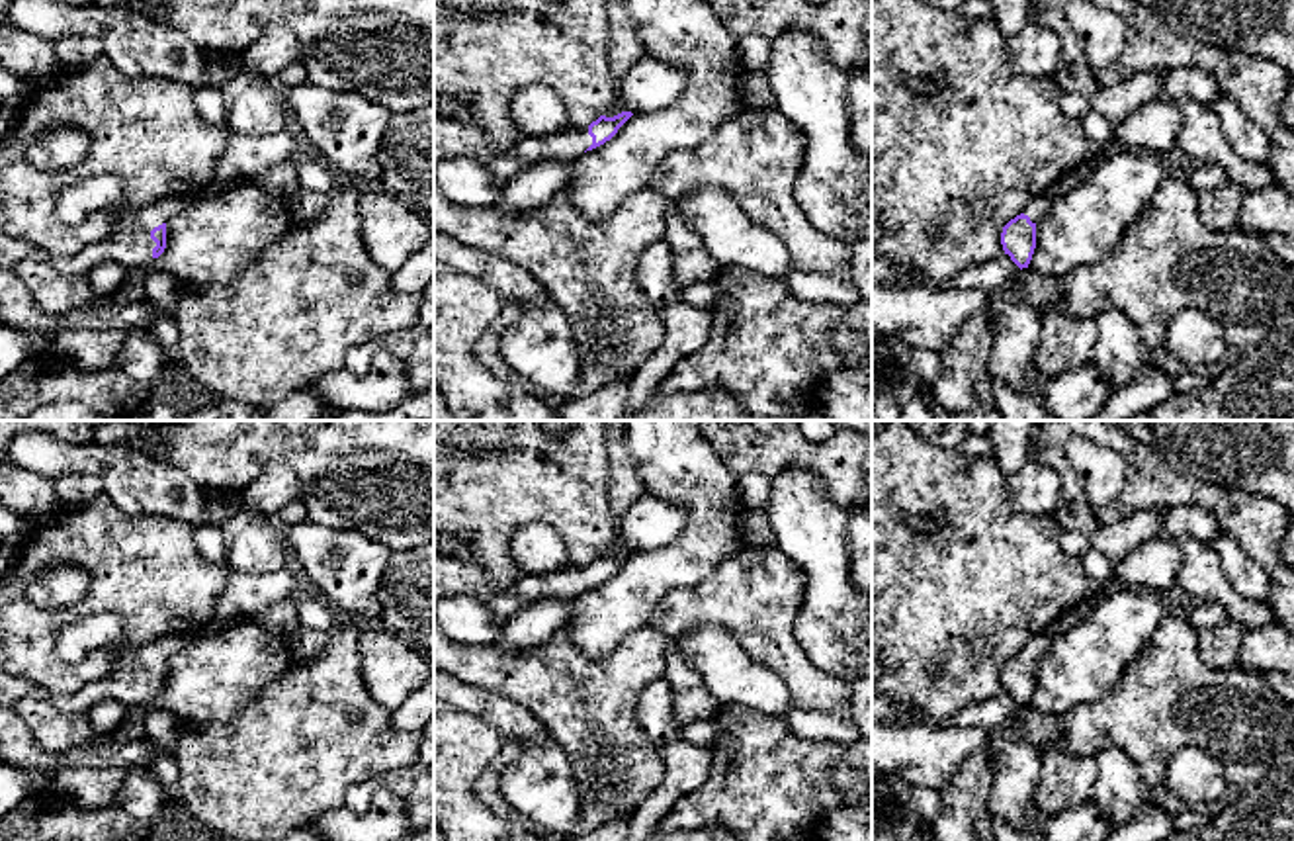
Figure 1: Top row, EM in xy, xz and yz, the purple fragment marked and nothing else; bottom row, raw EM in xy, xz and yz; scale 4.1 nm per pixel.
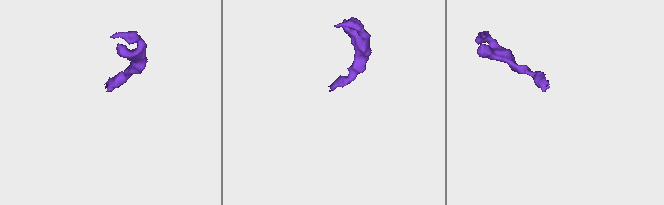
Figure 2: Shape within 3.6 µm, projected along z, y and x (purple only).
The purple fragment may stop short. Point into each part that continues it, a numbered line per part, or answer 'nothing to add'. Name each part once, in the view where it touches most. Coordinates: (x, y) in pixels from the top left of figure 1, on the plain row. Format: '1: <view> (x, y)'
1: xy (129, 681)

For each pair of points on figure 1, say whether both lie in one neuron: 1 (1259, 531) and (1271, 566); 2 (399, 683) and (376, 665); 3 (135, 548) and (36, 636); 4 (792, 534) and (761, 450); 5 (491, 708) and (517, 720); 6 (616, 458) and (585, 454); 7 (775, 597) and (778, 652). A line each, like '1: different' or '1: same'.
1: same
2: same
3: same
4: different
5: same
6: different
7: same

